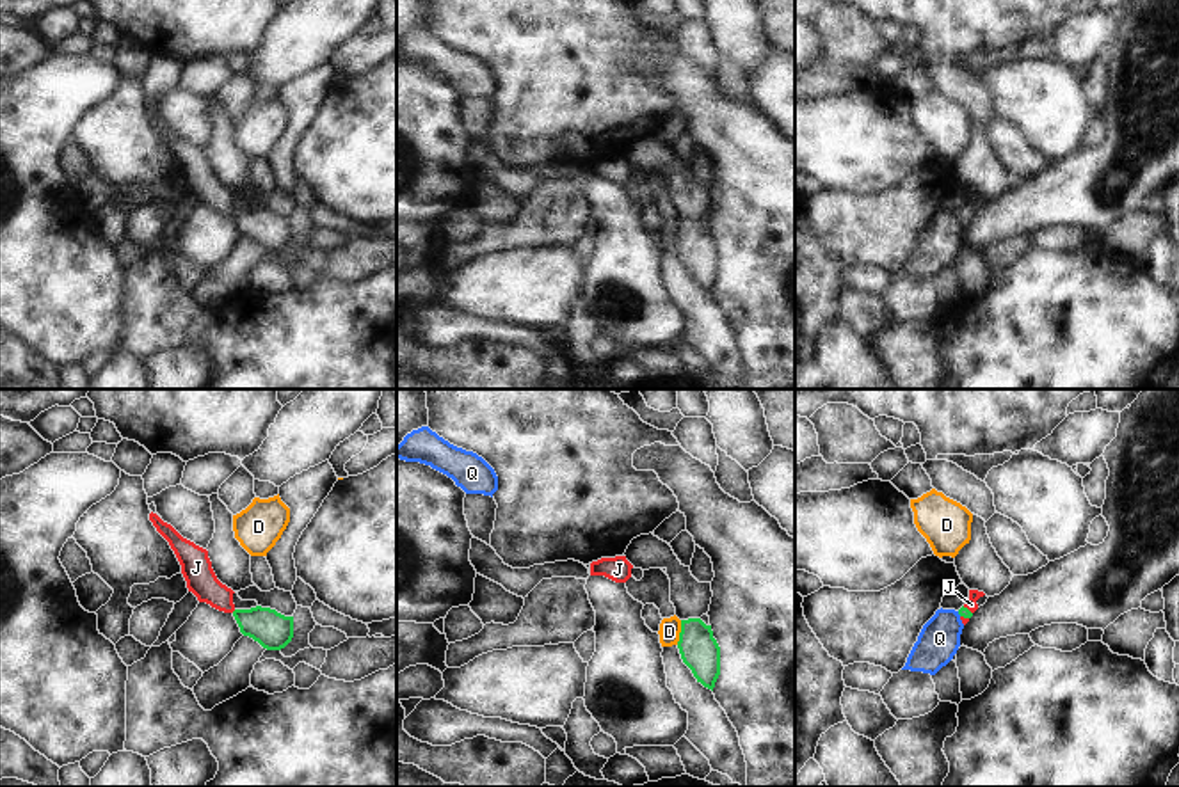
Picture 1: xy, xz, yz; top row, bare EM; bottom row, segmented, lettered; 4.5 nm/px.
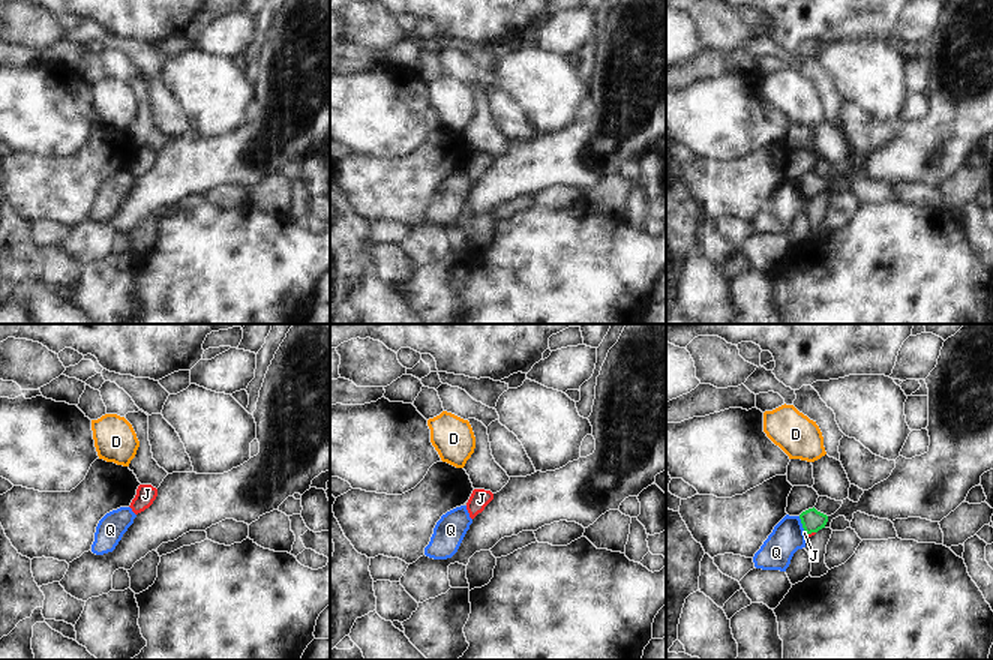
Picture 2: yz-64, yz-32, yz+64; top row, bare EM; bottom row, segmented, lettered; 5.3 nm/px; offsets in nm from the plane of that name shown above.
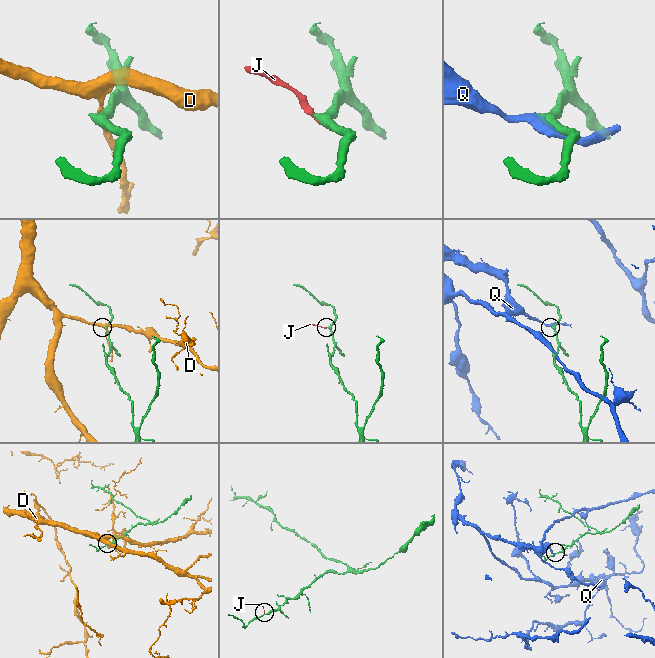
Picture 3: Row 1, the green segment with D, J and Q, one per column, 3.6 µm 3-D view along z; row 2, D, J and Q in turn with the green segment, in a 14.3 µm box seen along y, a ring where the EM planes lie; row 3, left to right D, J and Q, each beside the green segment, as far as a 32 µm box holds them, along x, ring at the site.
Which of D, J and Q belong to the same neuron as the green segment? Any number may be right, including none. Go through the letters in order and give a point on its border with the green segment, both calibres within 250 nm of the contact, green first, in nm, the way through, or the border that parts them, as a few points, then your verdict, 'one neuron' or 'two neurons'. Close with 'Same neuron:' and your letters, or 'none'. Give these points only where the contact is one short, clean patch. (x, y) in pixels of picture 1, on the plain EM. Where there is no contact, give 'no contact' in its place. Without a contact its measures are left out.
D: xz (680, 235) | 180/100 nm | along xz (681, 222), (676, 246) | two neurons
J: yz (968, 212) | 50/50 nm | across yz (962, 214), (968, 212), (971, 206) | one neuron
Q: yz (959, 215) | 50/190 nm | two neurons
Same neuron: J

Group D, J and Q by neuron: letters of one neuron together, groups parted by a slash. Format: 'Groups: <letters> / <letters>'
Groups: D / J / Q

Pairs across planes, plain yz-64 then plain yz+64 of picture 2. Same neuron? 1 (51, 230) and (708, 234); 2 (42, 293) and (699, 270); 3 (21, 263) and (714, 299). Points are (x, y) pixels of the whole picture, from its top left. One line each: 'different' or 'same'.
1: different
2: same
3: different

